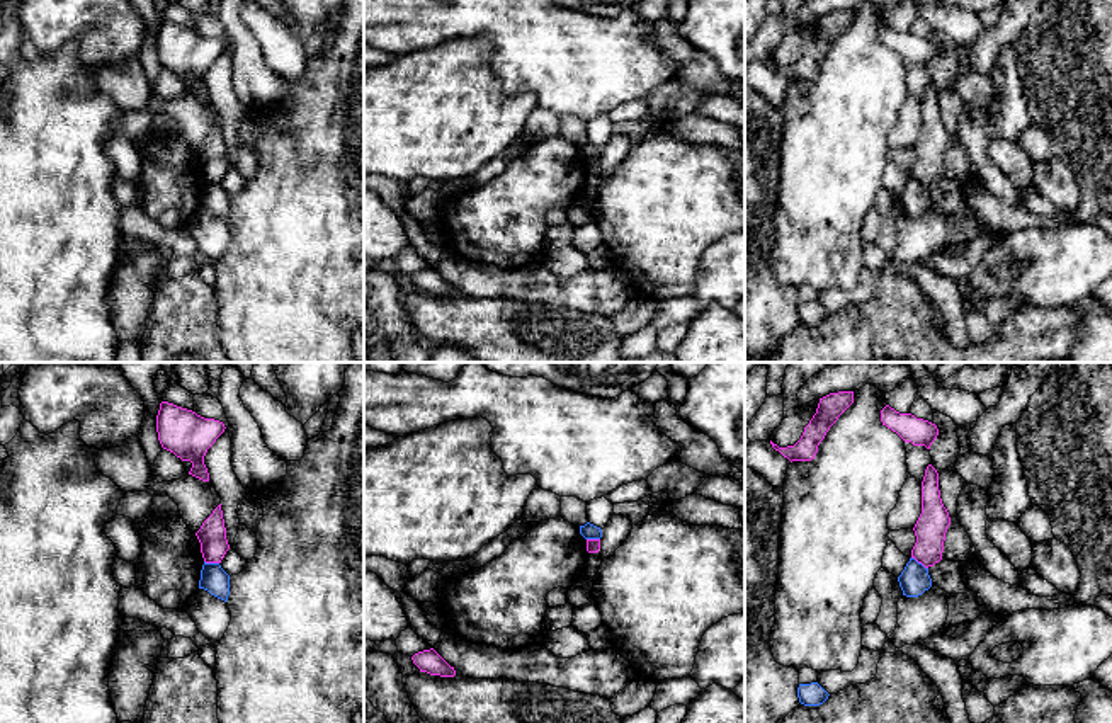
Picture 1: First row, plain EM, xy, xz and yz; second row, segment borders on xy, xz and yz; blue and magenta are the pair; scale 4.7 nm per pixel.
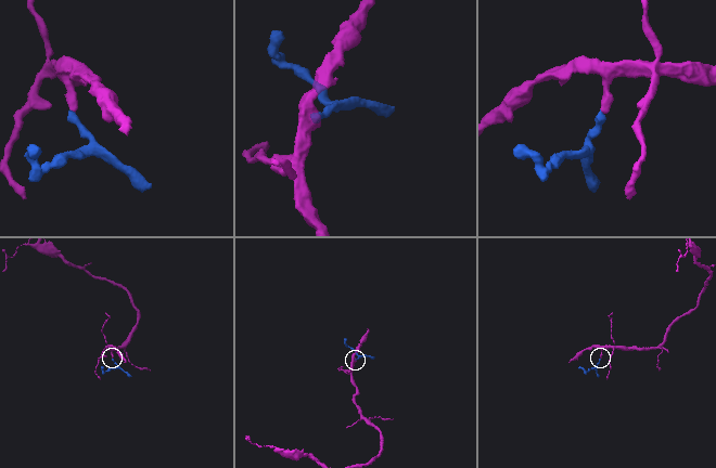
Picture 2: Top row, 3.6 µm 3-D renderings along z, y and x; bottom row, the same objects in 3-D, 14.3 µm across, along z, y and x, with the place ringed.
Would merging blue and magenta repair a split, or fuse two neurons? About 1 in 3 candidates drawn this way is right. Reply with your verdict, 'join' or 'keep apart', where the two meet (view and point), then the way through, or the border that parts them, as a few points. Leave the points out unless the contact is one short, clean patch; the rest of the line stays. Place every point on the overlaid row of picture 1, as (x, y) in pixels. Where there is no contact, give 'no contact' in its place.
keep apart; meets blue in yz at (920, 563); border along yz (912, 557), (927, 569)

